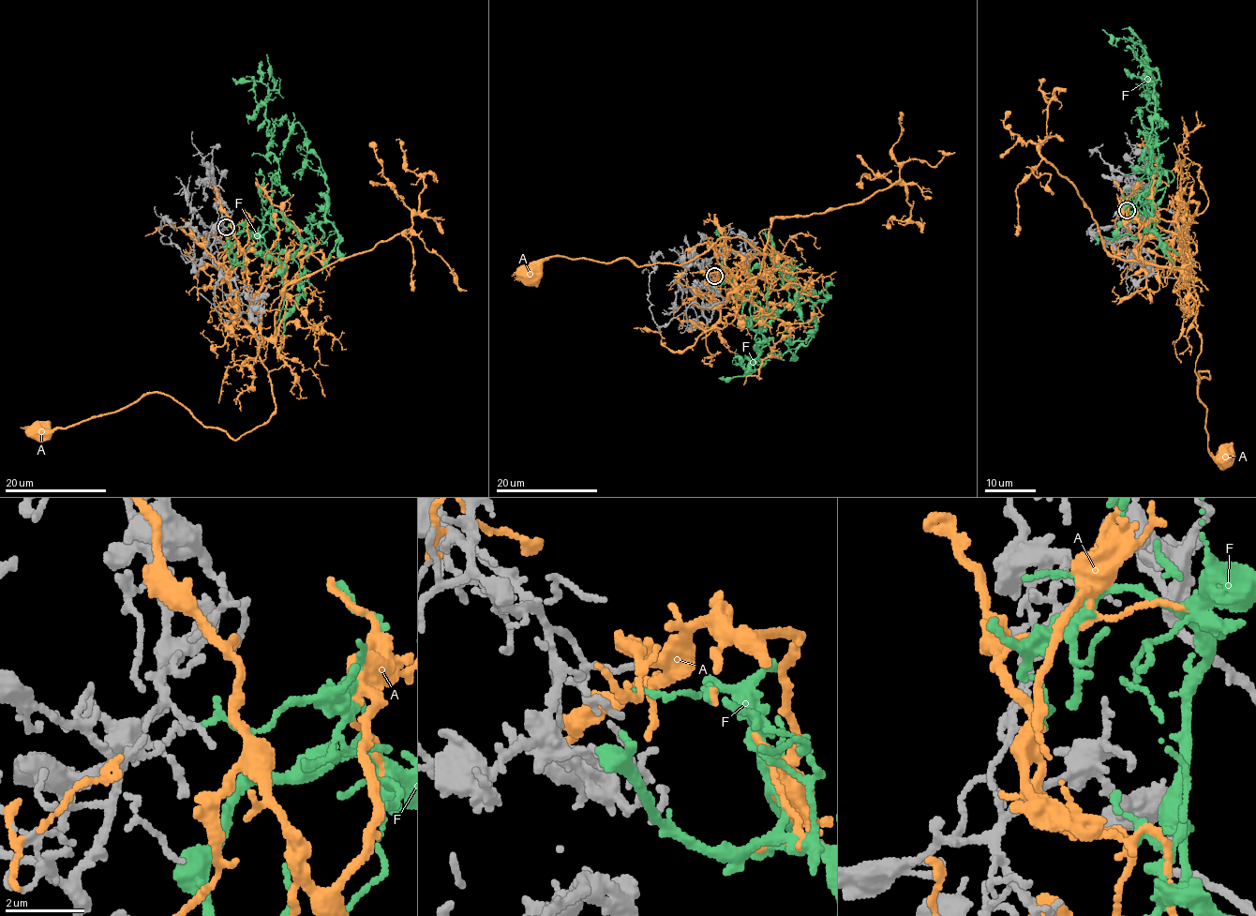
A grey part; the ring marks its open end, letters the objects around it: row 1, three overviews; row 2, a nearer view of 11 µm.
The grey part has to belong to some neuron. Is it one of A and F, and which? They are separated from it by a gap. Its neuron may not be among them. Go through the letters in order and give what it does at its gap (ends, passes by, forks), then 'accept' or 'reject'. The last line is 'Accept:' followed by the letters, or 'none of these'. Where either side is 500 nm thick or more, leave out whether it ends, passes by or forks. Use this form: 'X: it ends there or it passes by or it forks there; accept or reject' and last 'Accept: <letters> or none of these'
A: it passes by; reject
F: it ends there; accept
Accept: F

